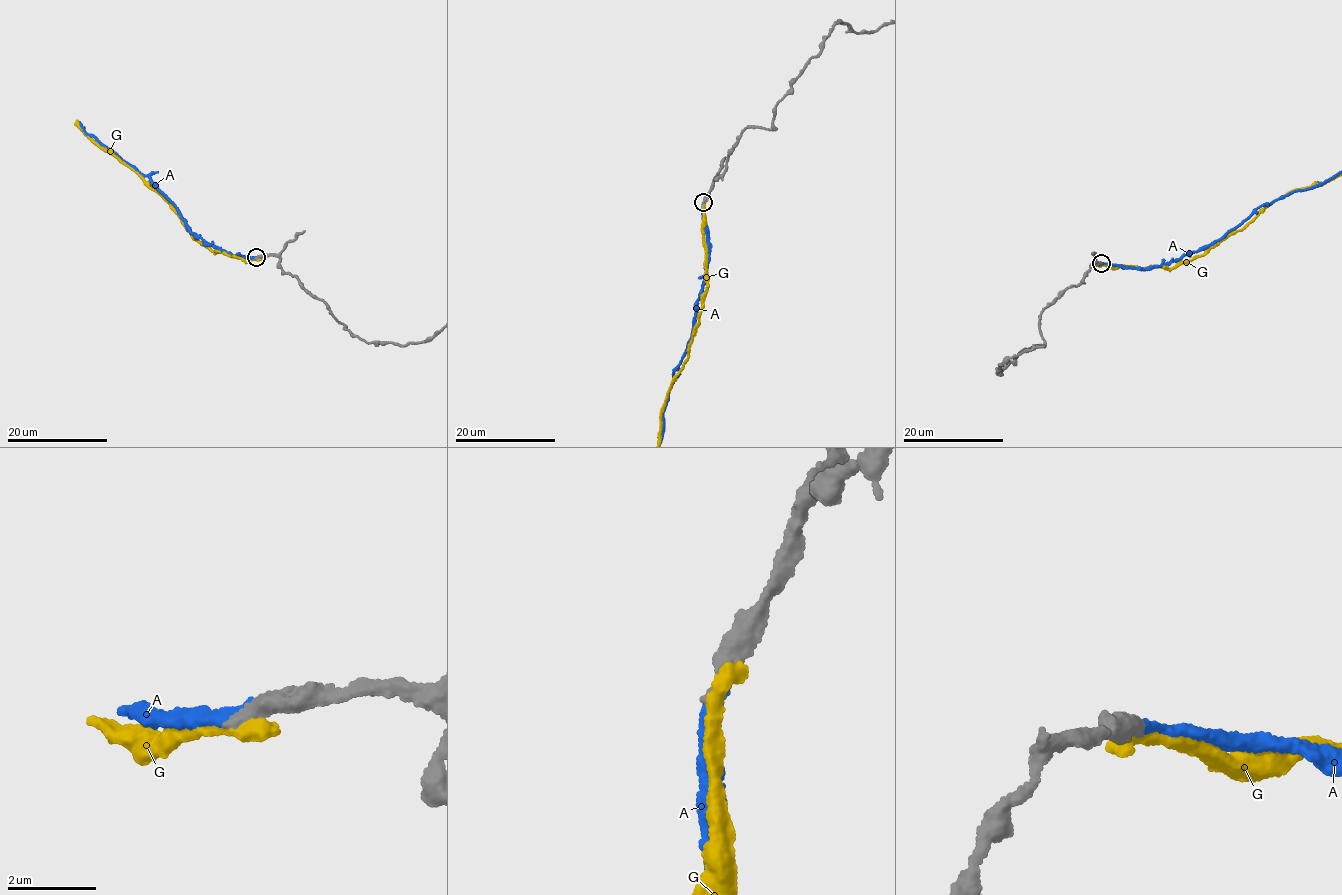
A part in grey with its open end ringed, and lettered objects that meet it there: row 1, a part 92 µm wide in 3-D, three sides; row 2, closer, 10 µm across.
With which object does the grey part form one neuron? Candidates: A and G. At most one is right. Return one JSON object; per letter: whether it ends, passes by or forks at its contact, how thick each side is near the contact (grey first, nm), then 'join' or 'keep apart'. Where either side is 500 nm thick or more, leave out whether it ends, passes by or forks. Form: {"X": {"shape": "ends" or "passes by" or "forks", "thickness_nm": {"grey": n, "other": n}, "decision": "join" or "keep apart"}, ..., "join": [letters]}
{"A": {"shape": "ends", "thickness_nm": {"grey": 440, "other": 320}, "decision": "join"}, "G": {"shape": "ends", "thickness_nm": {"grey": 440, "other": 460}, "decision": "keep apart"}, "join": ["A"]}

